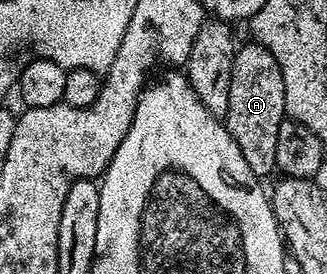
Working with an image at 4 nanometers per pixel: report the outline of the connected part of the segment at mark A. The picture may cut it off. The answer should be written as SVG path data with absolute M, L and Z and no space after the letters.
M258 43L250 44L240 44L233 59L225 124L237 147L241 147L241 155L245 155L249 171L253 171L255 177L267 179L270 173L276 172L277 131L281 131L281 123L287 117L285 79L270 51Z

